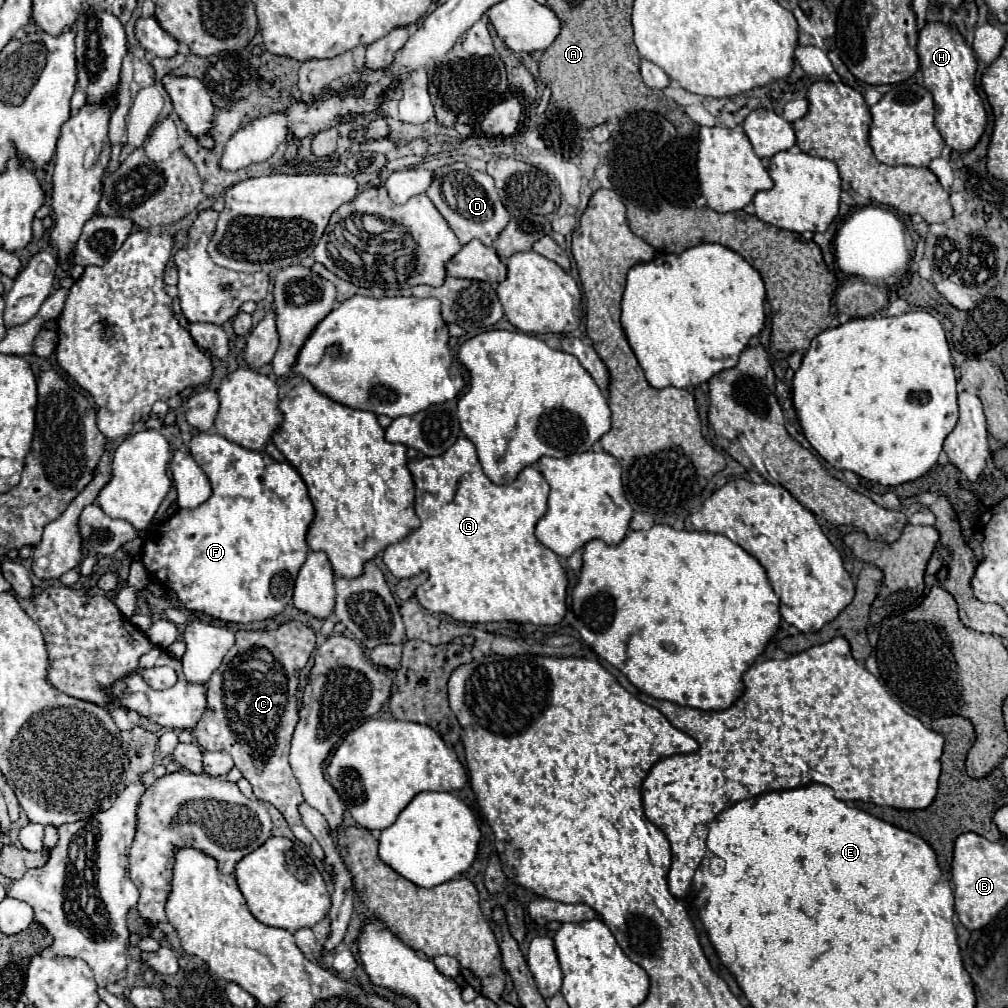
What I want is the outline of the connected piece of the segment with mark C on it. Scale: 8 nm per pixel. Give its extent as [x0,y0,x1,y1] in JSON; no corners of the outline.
[193,620,323,860]

